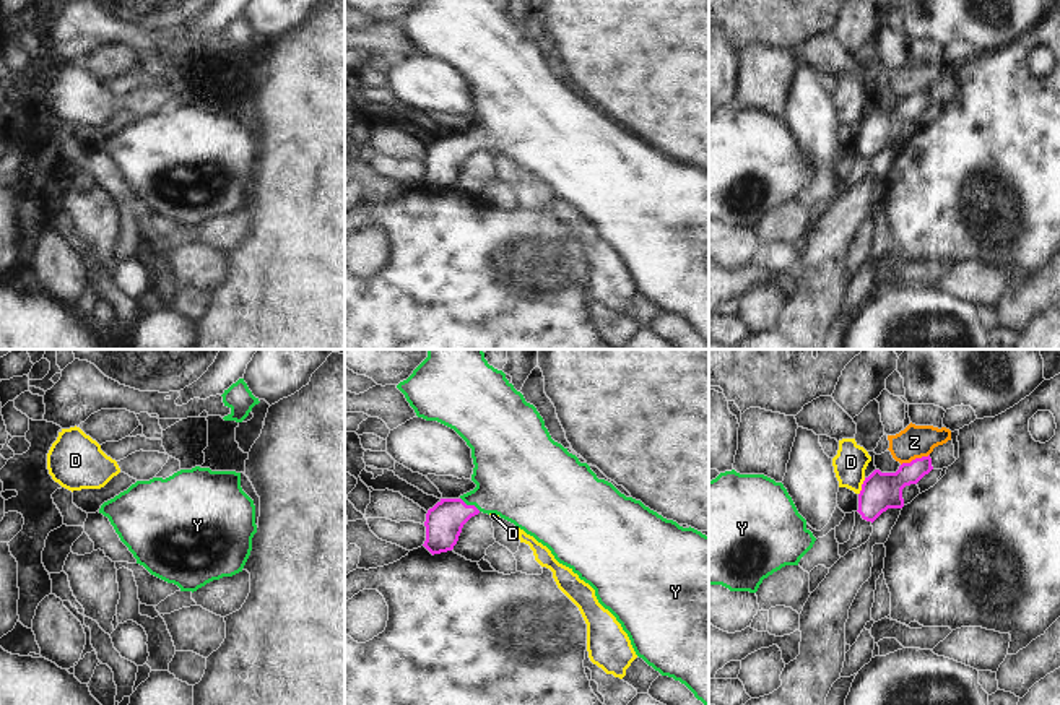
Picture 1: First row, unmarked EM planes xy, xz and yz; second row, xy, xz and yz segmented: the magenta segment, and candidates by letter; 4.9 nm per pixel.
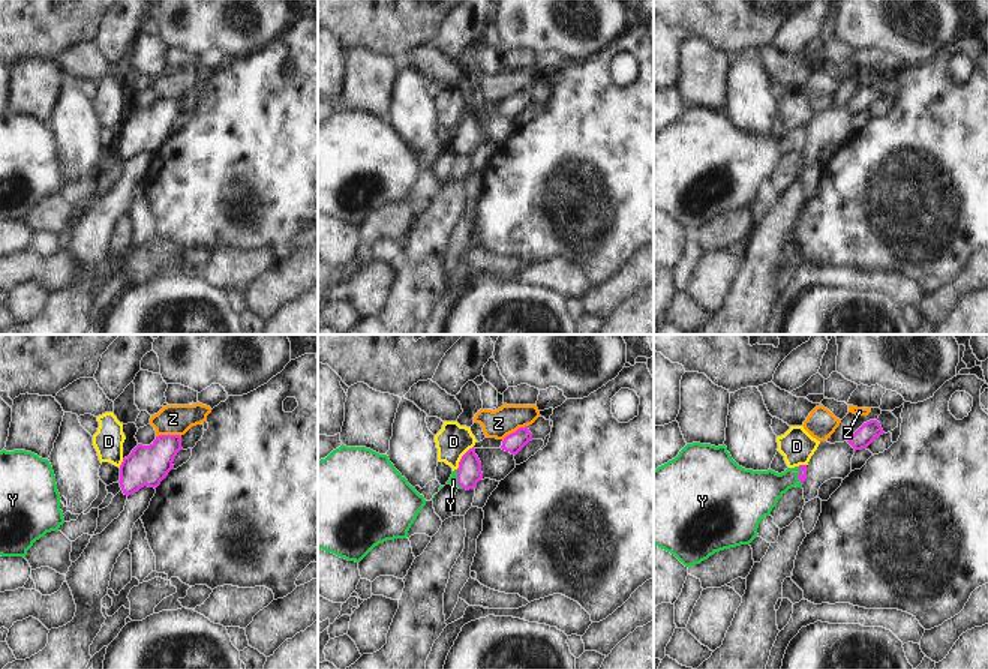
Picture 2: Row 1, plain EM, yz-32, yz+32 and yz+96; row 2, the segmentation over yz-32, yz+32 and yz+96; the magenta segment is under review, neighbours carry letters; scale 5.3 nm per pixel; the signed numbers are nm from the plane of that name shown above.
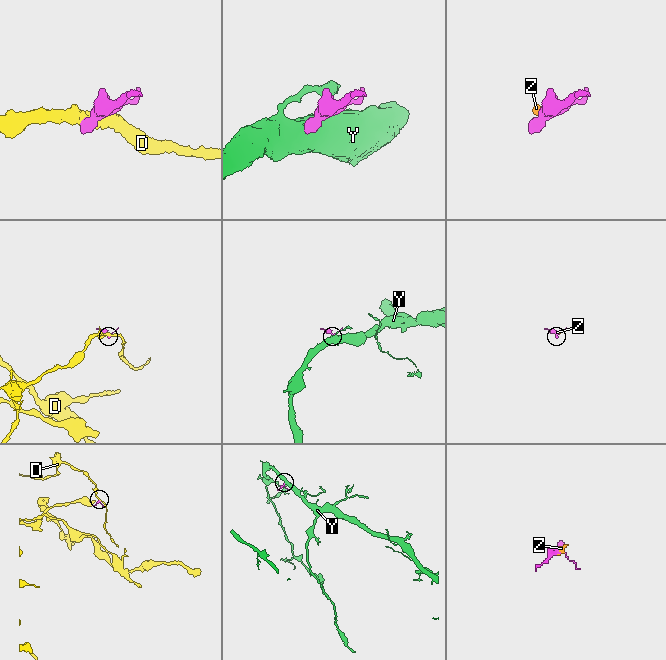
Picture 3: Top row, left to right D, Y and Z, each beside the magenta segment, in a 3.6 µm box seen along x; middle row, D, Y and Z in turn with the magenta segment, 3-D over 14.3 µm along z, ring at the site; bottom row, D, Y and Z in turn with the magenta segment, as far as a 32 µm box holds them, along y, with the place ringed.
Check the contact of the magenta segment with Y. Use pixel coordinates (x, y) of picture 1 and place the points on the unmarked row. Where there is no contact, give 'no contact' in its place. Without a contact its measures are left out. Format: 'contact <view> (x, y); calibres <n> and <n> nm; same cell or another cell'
contact xz (470, 142); calibres 190 and 380 nm; same cell

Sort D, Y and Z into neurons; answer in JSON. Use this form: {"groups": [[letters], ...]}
{"groups": [["D"], ["Y"], ["Z"]]}

